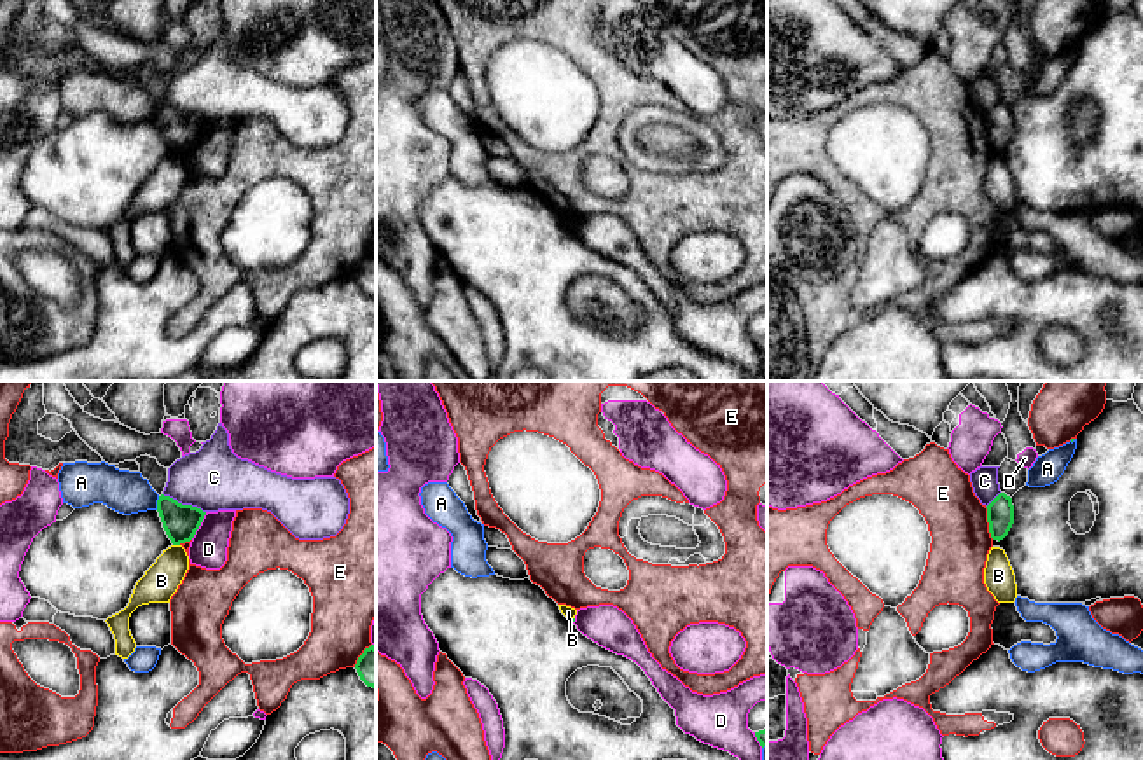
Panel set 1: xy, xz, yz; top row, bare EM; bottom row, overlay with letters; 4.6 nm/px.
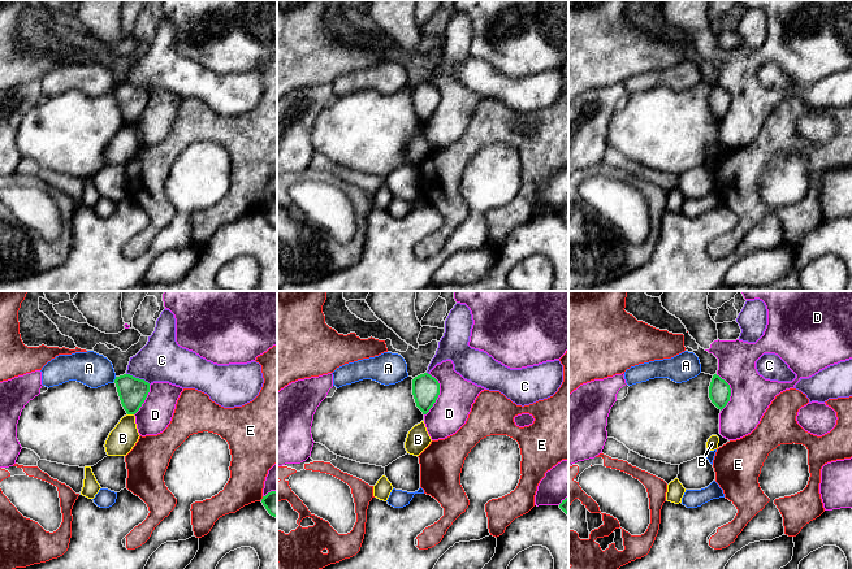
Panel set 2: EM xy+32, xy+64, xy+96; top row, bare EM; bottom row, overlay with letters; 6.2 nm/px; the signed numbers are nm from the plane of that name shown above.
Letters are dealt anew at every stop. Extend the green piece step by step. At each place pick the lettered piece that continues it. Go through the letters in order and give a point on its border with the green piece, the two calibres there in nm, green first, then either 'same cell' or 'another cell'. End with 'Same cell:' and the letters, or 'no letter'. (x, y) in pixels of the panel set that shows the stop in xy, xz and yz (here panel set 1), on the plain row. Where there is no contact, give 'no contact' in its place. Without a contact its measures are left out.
A: xy (158, 112) | 160/200 nm | another cell
B: xy (177, 152) | 160/160 nm | another cell
C: xy (184, 114) | 160/300 nm | another cell
D: xy (200, 133) | 160/180 nm | another cell
E: yz (988, 130) | 130/280 nm | another cell
Same cell: no letter

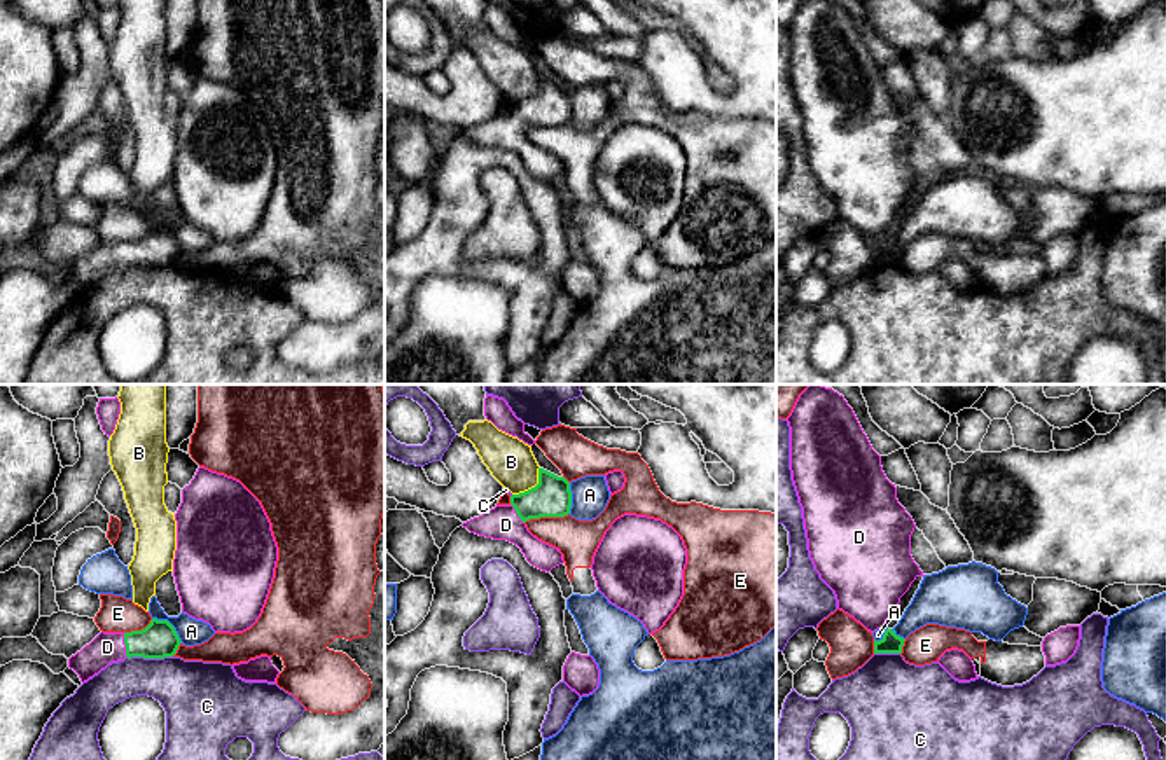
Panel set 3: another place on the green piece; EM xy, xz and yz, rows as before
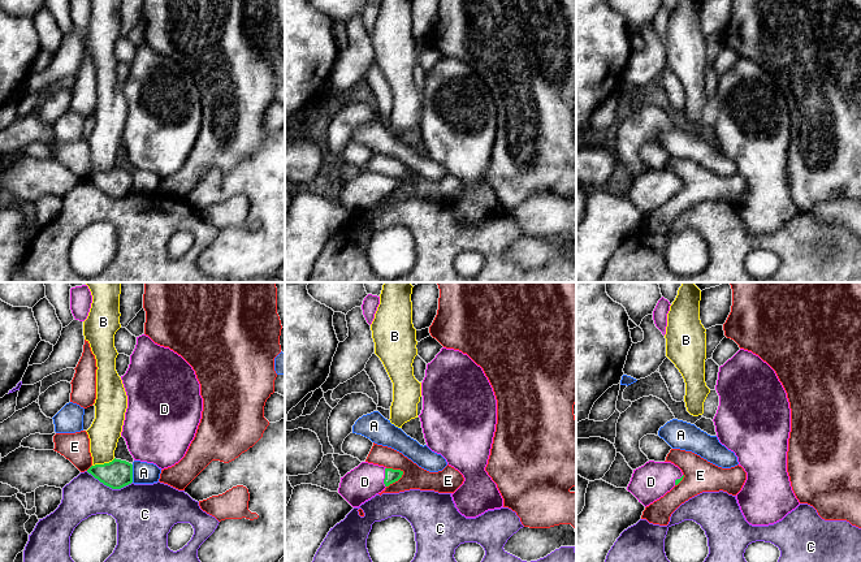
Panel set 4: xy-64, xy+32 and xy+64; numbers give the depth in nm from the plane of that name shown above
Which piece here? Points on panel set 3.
A: xy (170, 233) | 170/120 nm | another cell
B: xz (532, 96) | 180/220 nm | another cell
C: xy (149, 266) | 170/300 nm | another cell
D: xy (124, 252) | 170/140 nm | same cell
E: xz (546, 124) | 180/190 nm | another cell
Same cell: D

